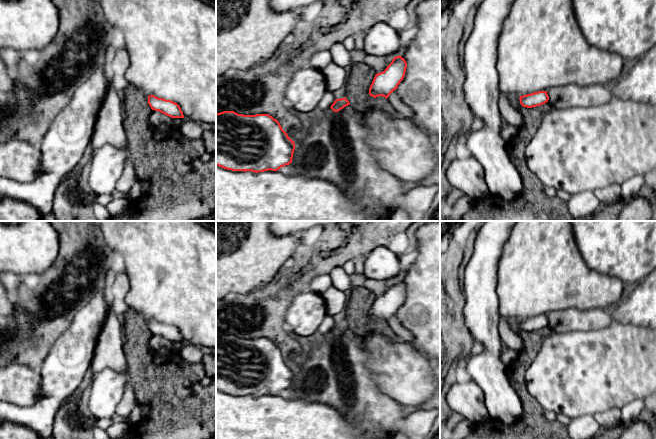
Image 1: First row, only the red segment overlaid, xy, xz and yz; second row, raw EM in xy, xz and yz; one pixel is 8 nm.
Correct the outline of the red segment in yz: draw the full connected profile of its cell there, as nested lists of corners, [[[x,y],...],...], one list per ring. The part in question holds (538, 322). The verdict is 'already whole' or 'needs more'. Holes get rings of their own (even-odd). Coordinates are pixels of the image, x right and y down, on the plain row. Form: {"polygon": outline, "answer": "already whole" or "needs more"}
{"polygon": [[[538,315],[531,318],[520,320],[520,328],[523,331],[532,332],[548,326],[549,320],[547,315]]], "answer": "already whole"}

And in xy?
{"polygon": [[[150,319],[148,320],[148,328],[152,334],[159,335],[171,342],[184,342],[180,330],[171,324]]], "answer": "already whole"}

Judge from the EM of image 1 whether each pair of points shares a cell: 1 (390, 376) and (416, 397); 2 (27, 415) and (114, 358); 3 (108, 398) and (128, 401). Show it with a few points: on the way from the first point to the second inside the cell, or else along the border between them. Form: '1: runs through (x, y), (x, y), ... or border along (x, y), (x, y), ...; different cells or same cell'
1: runs through (396, 377), (410, 391); same cell
2: border along (96, 342), (92, 361), (89, 365); different cells
3: border along (131, 381), (127, 385), (114, 412); different cells

